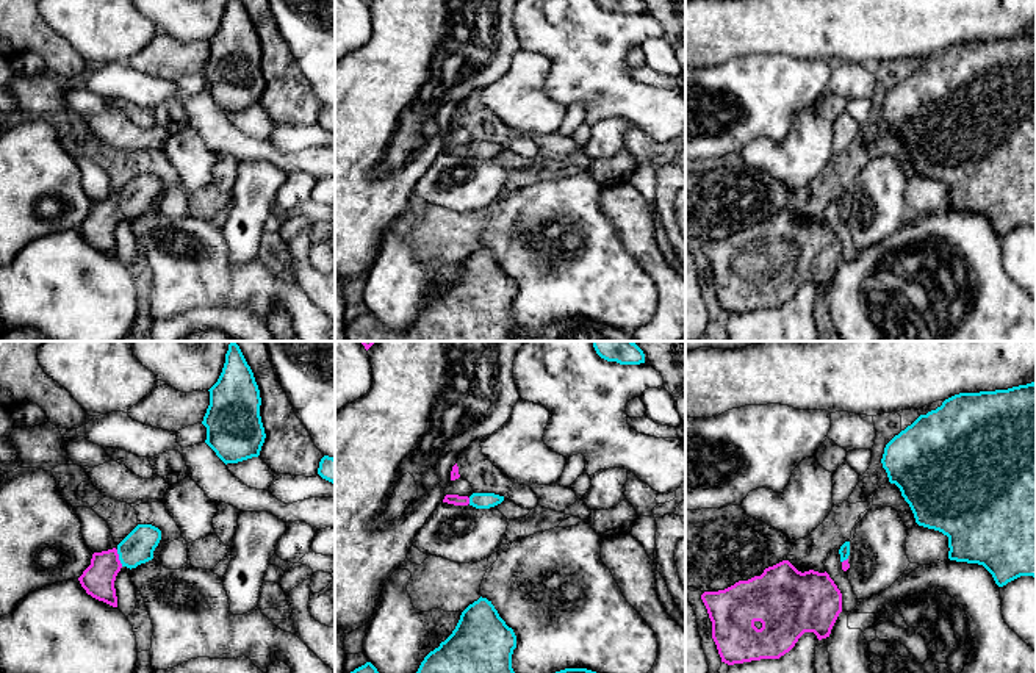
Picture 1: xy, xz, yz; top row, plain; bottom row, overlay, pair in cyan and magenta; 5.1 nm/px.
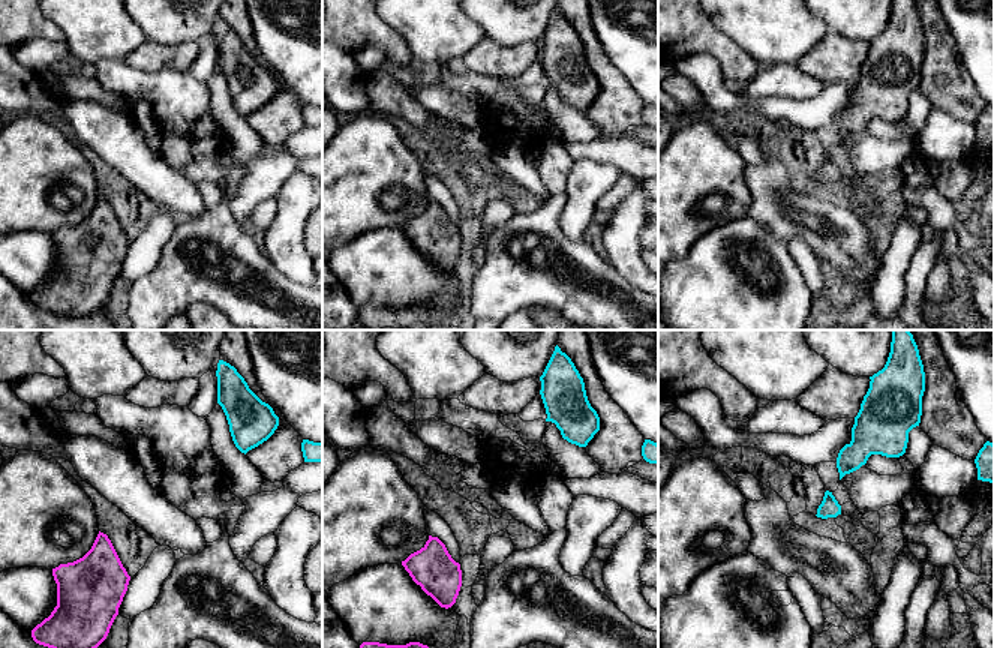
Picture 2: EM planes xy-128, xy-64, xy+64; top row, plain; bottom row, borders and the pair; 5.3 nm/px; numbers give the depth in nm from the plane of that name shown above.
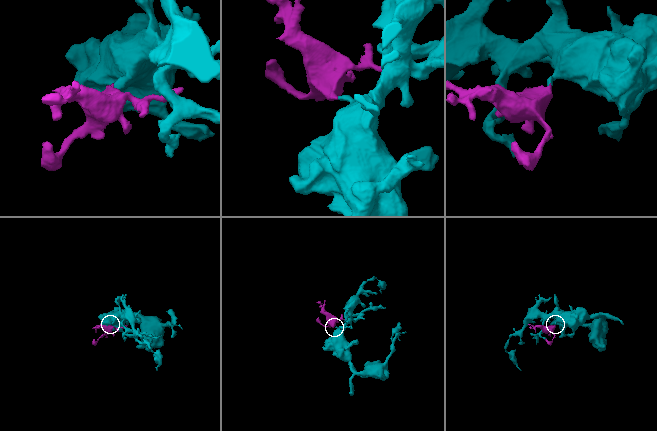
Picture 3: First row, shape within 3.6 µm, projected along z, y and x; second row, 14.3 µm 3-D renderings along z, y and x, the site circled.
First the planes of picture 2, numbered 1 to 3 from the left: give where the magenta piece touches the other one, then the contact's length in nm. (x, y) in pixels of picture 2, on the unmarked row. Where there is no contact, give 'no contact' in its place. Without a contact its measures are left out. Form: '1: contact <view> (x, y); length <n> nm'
1: no contact
2: no contact
3: no contact

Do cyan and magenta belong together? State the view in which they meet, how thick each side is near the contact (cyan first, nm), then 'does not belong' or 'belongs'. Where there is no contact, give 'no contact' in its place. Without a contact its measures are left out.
meets cyan in xy; 170 nm thick on the cyan side, 170 nm on the other; belongs

